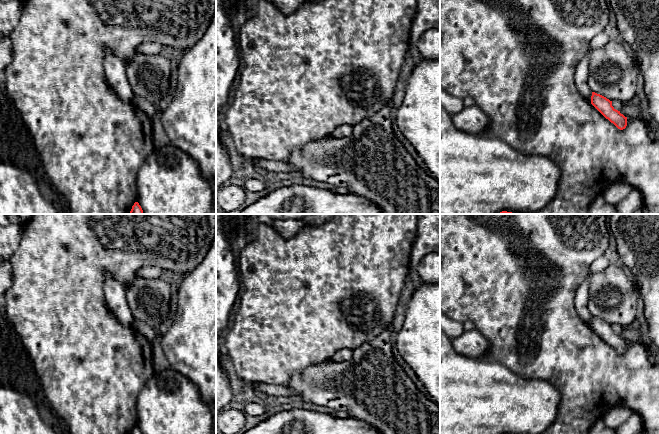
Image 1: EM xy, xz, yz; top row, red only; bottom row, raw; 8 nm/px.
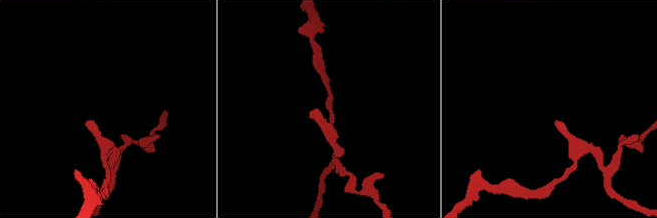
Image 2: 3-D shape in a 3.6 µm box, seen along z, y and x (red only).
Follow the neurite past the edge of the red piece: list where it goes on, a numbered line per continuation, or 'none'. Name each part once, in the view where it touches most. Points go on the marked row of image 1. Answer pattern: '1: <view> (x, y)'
none

